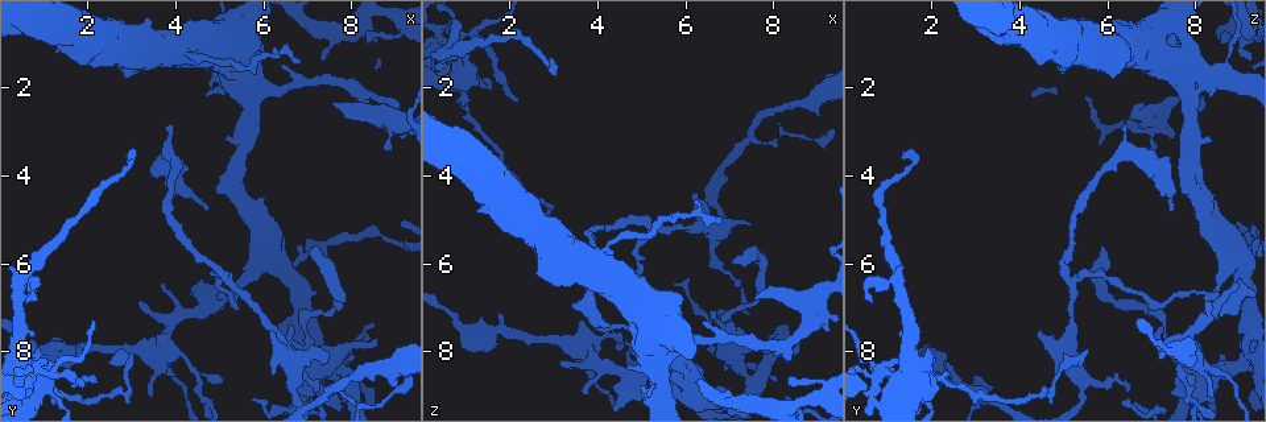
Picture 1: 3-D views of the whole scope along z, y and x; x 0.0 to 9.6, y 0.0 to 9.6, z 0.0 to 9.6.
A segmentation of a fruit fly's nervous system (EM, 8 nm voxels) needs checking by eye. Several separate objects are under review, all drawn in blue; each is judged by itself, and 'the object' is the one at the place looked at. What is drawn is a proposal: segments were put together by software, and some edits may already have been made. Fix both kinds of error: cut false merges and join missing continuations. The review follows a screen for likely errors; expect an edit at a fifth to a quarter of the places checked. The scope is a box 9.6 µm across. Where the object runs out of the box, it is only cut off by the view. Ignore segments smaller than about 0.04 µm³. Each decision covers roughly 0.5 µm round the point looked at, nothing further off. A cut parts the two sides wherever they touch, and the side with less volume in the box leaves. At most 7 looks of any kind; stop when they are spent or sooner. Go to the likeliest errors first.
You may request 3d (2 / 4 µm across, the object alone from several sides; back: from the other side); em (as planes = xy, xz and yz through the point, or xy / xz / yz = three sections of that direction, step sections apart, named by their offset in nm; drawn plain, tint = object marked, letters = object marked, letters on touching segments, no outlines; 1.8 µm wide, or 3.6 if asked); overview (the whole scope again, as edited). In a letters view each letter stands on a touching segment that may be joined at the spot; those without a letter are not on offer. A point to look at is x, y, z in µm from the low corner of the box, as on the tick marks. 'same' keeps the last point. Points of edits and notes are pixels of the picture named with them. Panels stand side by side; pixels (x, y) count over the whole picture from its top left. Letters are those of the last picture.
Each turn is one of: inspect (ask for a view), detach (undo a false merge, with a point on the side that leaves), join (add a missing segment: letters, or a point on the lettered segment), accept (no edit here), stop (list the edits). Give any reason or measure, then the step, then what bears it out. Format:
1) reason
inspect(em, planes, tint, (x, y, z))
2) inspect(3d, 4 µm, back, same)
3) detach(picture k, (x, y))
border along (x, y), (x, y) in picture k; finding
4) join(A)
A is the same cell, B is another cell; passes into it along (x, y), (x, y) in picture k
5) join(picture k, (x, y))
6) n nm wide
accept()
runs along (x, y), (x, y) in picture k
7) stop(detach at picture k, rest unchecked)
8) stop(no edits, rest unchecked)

four-way junction
inspect(em, planes, letters, (3.65, 7.65, 7.85))

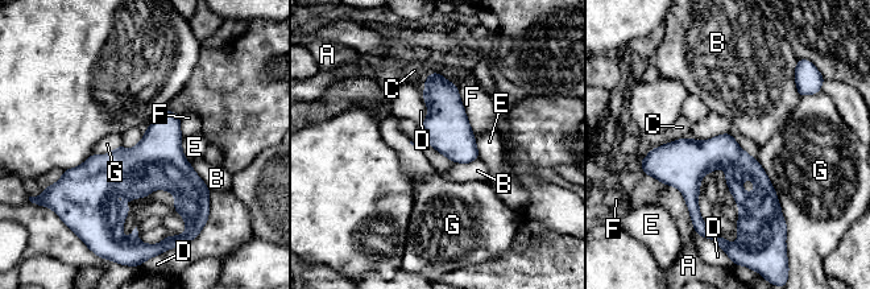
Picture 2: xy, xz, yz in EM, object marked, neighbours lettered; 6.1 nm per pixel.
G touches over 420 nm
accept()
A, B, C, D, E, F and G are other cells; runs along (654, 152), (729, 156), (778, 210) in picture 2; all the same neuron

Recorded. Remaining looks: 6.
sharp bend
inspect(em, 3.6 µm, xz, step 4, tint, (5.20, 6.40, 5.30))

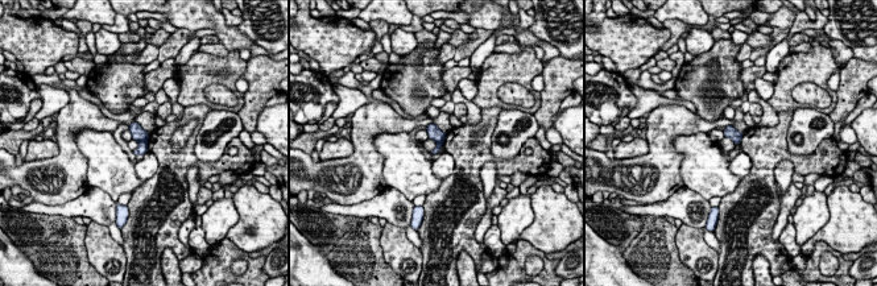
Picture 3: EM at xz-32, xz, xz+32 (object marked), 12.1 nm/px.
cut it another way
inspect(em, 3.6 µm, planes, tint, same)

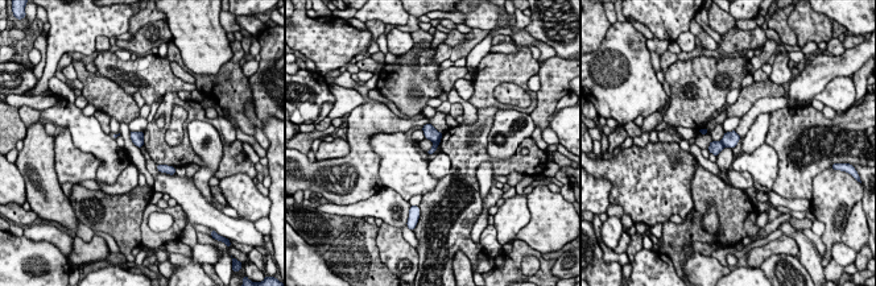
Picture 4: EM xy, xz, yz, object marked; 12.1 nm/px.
inspect(em, 3.6 µm, planes, letters, same)

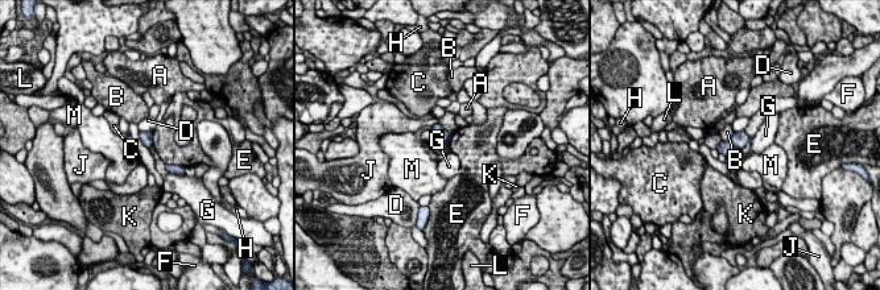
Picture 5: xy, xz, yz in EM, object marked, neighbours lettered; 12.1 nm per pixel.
160 nm wide
detach(picture 5, (438, 131))
A, B, C, D, E, F, G, H, J, K, L and M are other cells; border along (443, 143), (447, 144) in picture 5; two neurons meet here

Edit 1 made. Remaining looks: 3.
see it whole again
inspect(overview)

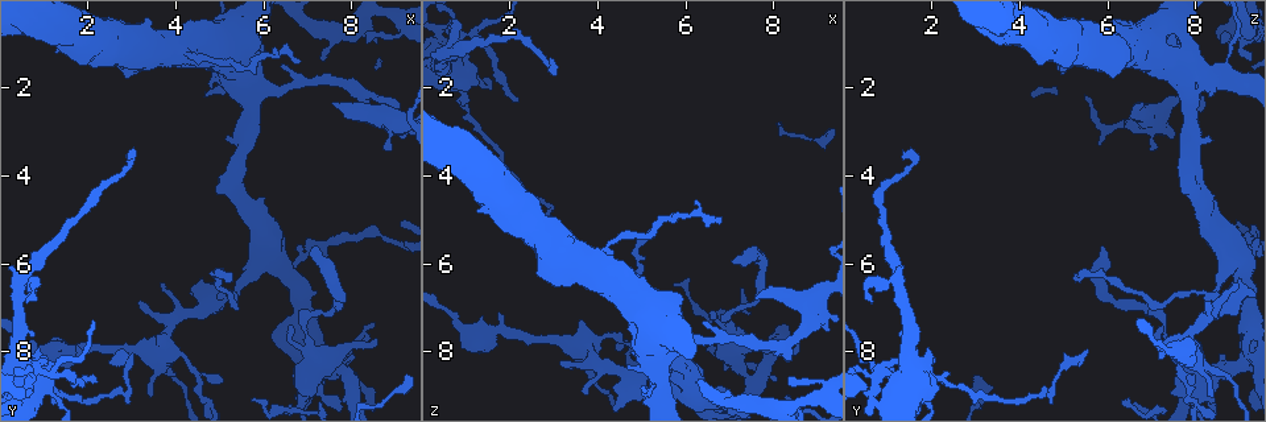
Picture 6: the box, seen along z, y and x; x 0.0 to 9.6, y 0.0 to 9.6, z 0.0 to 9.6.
thin end
inspect(em, 3.6 µm, xz, step 8, tint, (2.20, 8.70, 2.35))

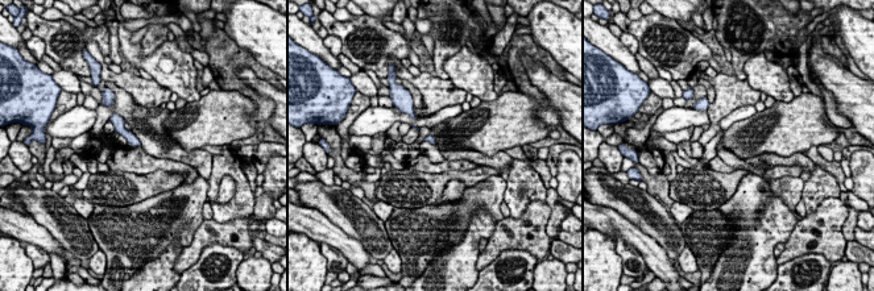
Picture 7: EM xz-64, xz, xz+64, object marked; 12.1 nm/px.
cut it another way
inspect(em, 3.6 µm, planes, letters, same)

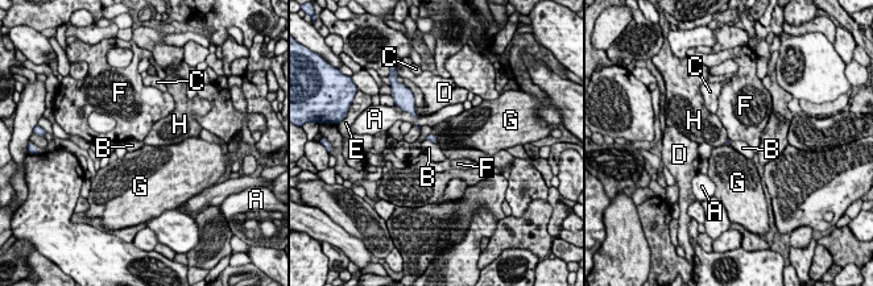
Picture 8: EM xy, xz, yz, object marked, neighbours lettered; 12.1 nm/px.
join(B)
B is the same cell, A, C, D, E, F, G and H are other cells; passes into it along (431, 137), (431, 141), (429, 148) in picture 8; the neuron continues

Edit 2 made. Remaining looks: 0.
stop(detach at picture 5, join at picture 8, rest unchecked)

